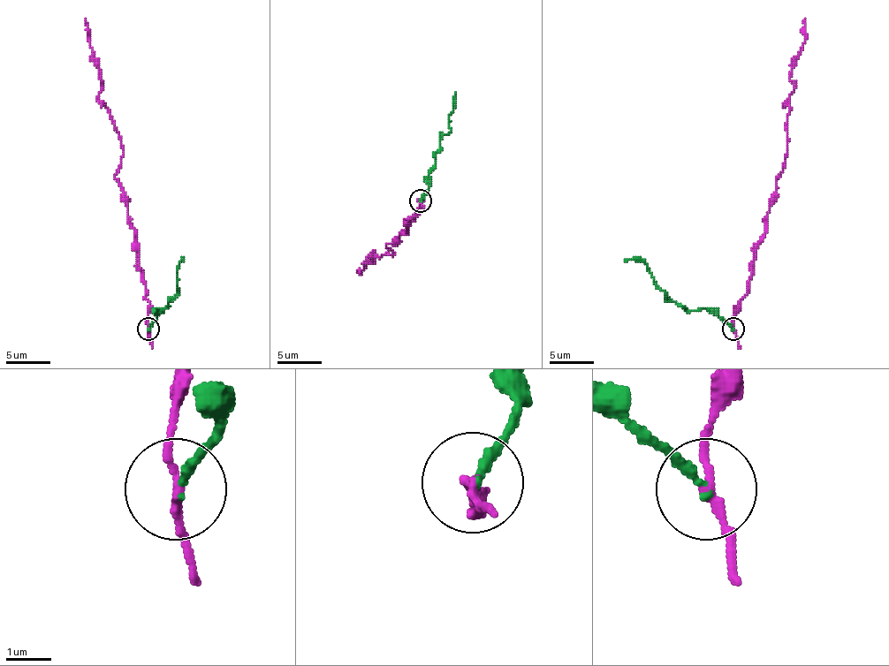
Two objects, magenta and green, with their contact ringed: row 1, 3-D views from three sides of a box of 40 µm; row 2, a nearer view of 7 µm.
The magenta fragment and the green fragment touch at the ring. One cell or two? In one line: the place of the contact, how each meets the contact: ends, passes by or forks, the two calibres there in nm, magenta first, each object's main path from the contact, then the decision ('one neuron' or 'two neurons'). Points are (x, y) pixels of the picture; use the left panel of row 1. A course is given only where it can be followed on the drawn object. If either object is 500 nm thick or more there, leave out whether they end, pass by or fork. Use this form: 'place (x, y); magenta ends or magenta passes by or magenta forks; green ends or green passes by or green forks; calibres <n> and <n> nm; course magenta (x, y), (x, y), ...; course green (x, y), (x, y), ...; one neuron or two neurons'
place (148, 329); magenta passes by; green ends; calibres 170 and 200 nm; course magenta (148, 328), (139, 244), (114, 177), (123, 155), (99, 99), (86, 18); course green (148, 328), (156, 319), (159, 308), (163, 310), (178, 291), (177, 268), (183, 261); two neurons

